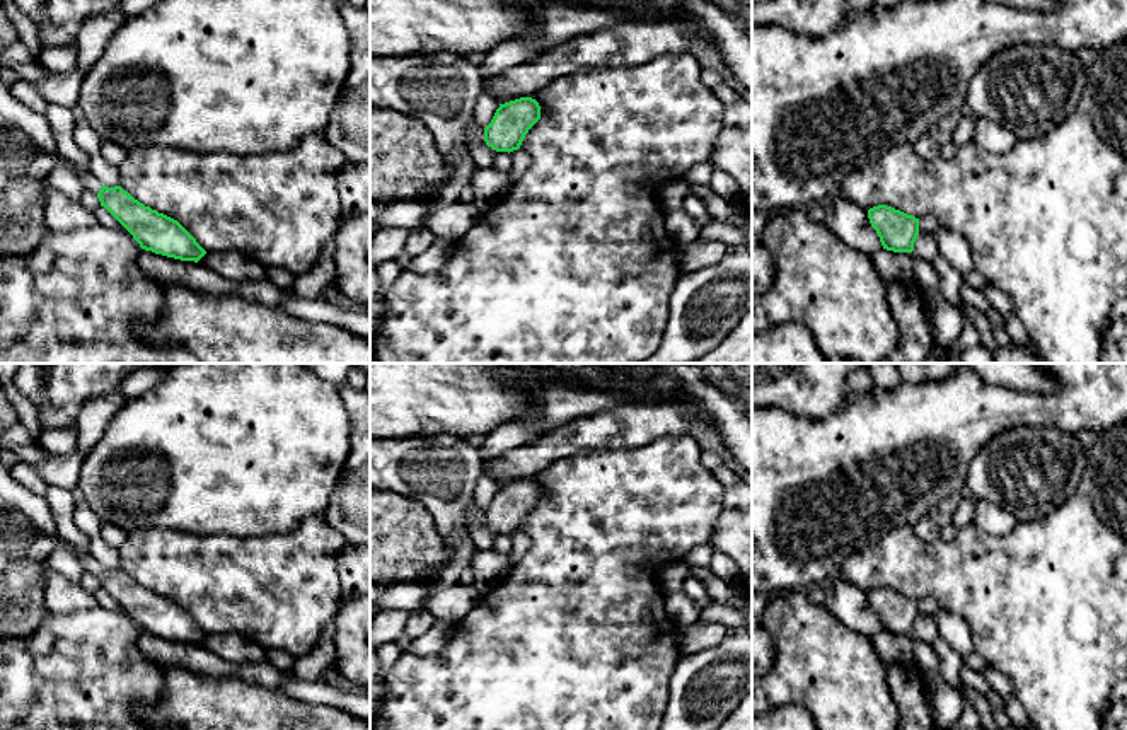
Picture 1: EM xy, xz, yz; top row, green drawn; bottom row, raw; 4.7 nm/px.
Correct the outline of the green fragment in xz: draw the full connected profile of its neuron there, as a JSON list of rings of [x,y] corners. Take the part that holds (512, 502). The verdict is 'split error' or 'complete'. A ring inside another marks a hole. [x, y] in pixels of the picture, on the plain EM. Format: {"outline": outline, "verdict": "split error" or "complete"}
{"outline": [[[532,479],[500,486],[484,510],[484,524],[496,534],[518,532],[529,512],[540,501],[540,488]]], "verdict": "complete"}

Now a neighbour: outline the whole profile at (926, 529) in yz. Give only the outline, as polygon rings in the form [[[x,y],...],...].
[[[922,517],[914,527],[912,527],[914,534],[926,541],[926,542],[933,542],[941,539],[941,527],[938,524],[934,524],[929,517]]]

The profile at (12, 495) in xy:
[[[2,462],[0,510],[15,510],[26,515],[38,529],[48,536],[55,536],[58,532],[55,515],[46,498],[38,496],[24,488]]]

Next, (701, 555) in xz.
[[[709,542],[699,544],[687,556],[684,556],[682,561],[689,566],[701,566],[701,568],[711,570],[713,554],[714,554],[714,549]]]

